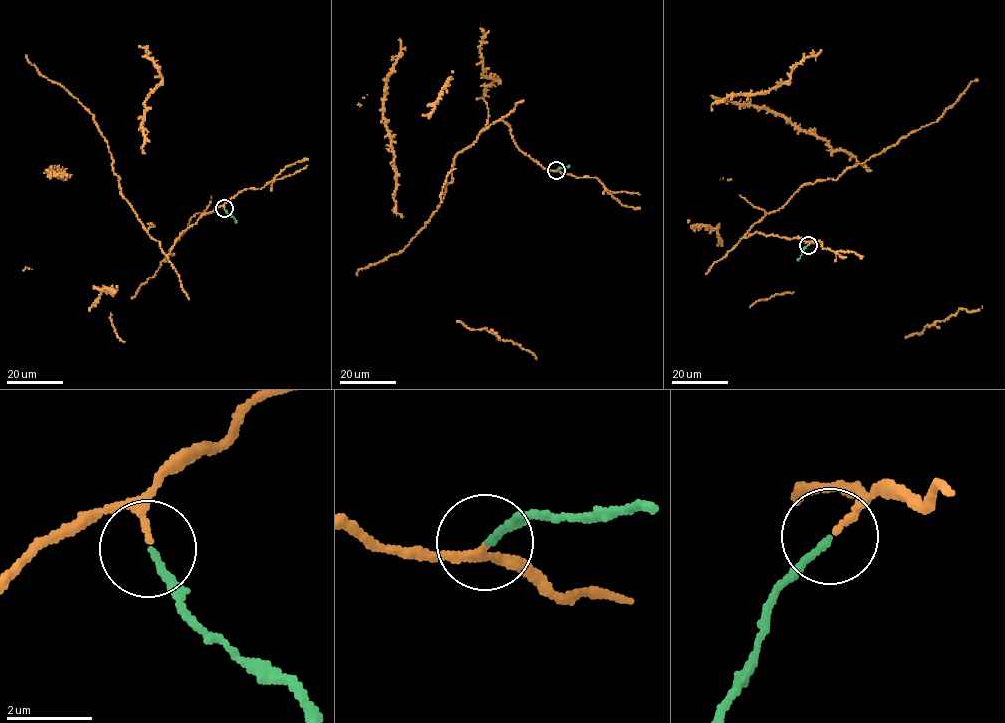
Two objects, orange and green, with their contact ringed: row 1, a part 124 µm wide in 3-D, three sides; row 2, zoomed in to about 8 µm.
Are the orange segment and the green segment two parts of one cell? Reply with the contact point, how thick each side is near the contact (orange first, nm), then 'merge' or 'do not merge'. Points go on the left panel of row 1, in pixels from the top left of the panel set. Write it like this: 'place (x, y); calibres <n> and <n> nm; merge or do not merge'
place (224, 208); calibres 120 and 160 nm; merge

